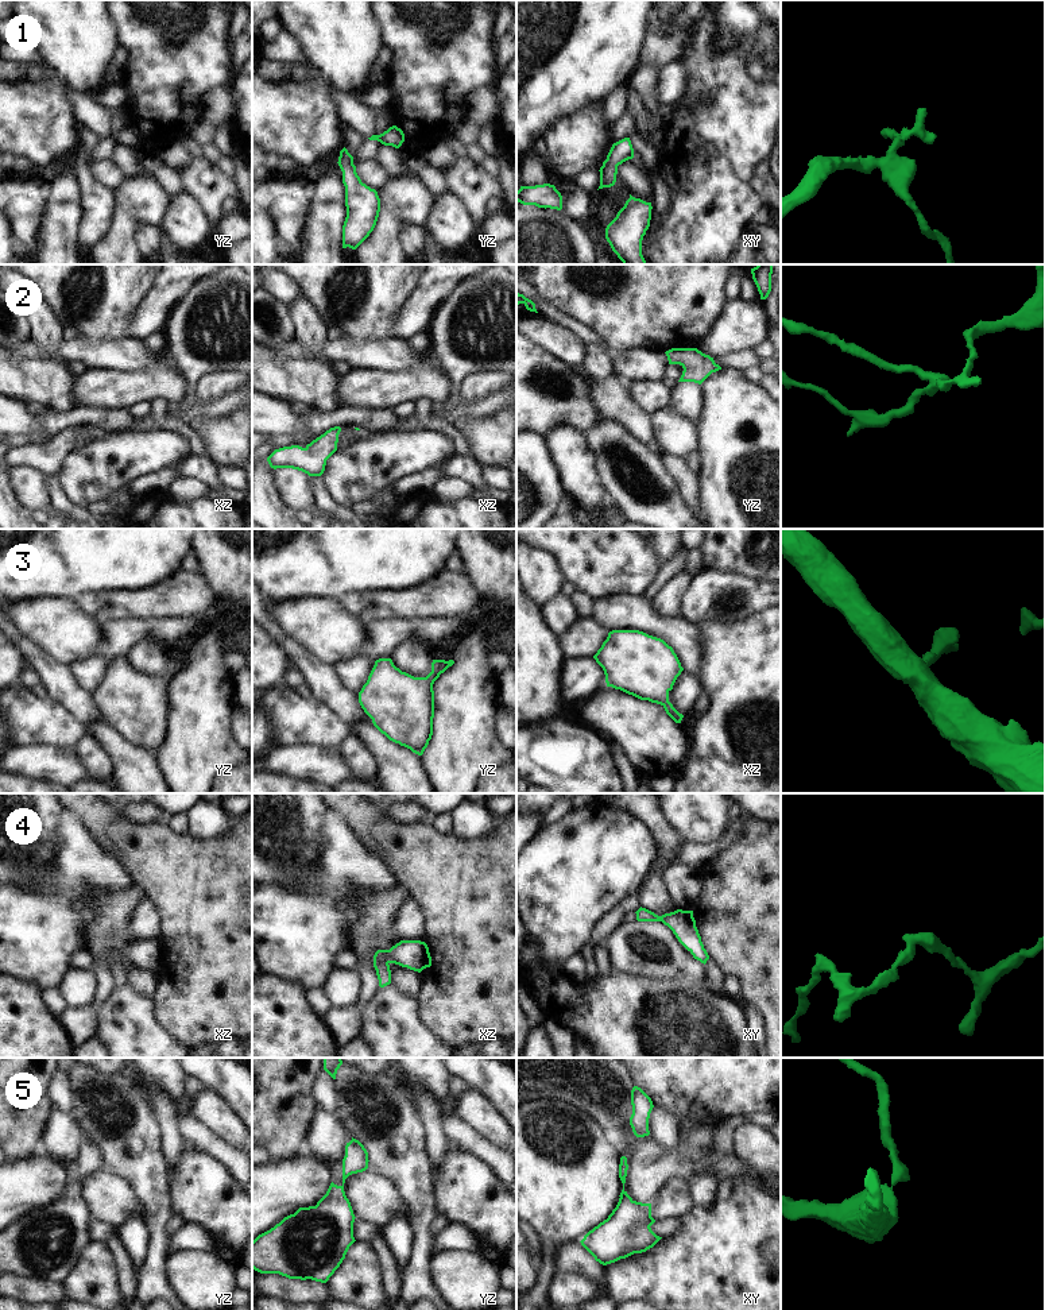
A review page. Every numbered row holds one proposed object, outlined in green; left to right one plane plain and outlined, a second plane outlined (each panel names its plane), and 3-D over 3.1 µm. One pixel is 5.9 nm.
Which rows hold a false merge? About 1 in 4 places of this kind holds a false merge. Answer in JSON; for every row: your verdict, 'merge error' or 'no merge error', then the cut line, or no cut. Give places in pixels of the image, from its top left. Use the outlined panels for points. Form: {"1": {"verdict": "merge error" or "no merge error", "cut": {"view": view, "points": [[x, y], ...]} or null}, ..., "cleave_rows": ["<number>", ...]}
{"1": {"verdict": "no merge error", "cut": null}, "2": {"verdict": "no merge error", "cut": null}, "3": {"verdict": "no merge error", "cut": null}, "4": {"verdict": "no merge error", "cut": null}, "5": {"verdict": "no merge error", "cut": null}, "cleave_rows": []}

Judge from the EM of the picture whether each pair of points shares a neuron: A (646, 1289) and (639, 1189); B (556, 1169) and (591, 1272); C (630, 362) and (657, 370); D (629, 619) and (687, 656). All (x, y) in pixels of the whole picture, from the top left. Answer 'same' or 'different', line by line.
A: different
B: different
C: same
D: same

